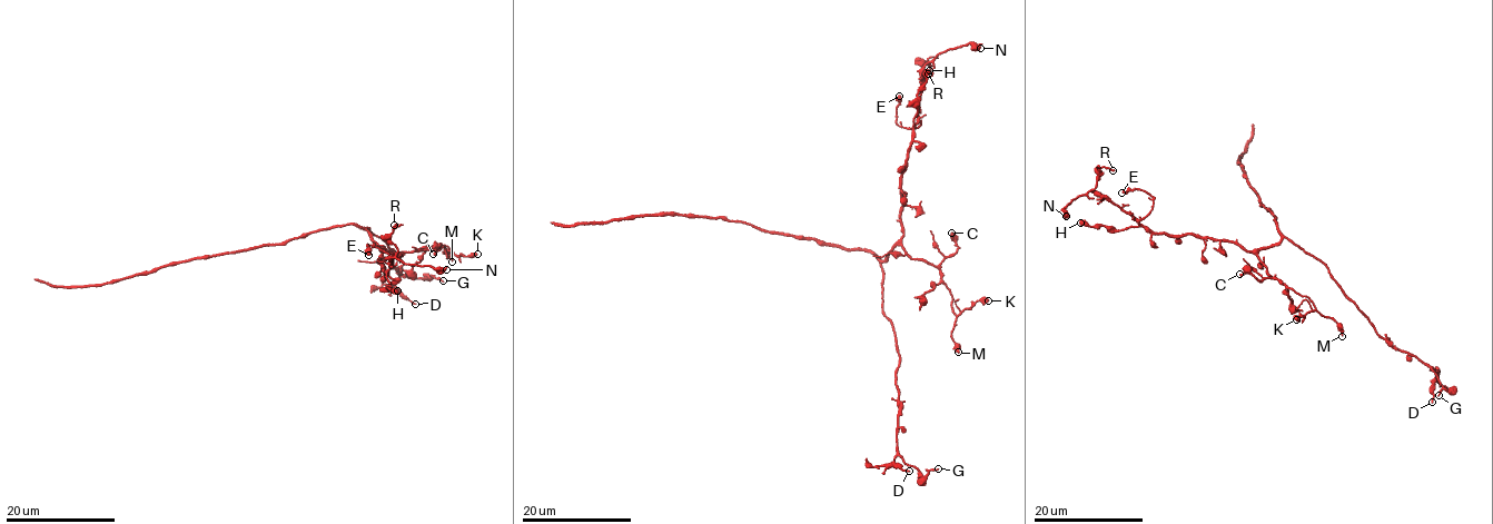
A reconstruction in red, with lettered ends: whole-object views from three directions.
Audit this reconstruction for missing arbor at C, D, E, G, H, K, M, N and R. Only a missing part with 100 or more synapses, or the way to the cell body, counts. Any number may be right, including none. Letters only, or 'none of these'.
none of these

